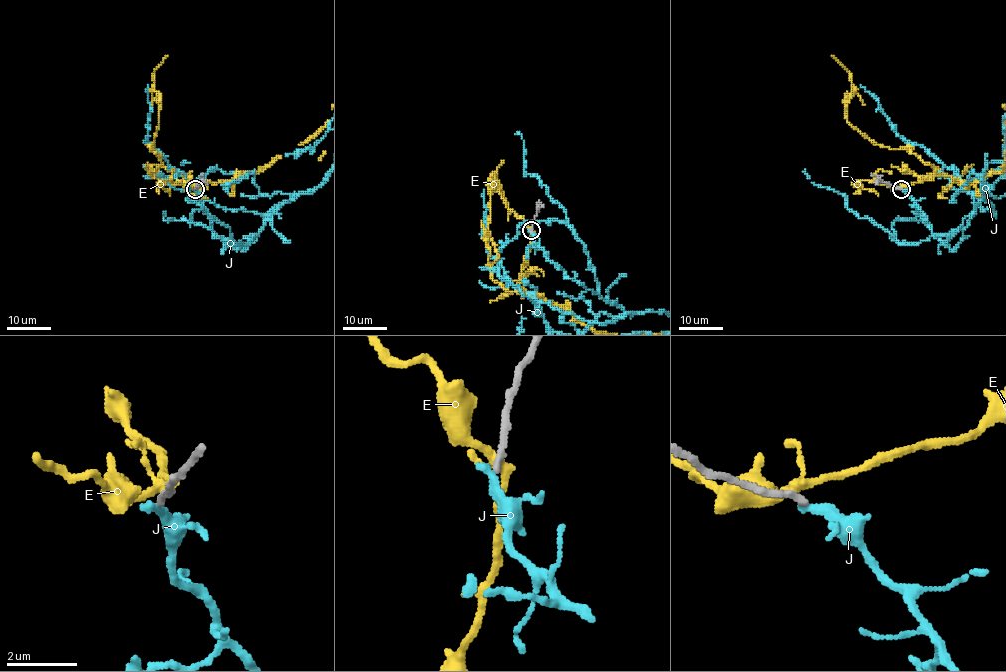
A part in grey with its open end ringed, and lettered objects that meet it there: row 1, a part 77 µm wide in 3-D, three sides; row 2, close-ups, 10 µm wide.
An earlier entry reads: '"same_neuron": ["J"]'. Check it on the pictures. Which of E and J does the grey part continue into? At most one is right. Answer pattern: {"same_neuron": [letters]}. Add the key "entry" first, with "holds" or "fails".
{"entry": "fails", "same_neuron": []}

